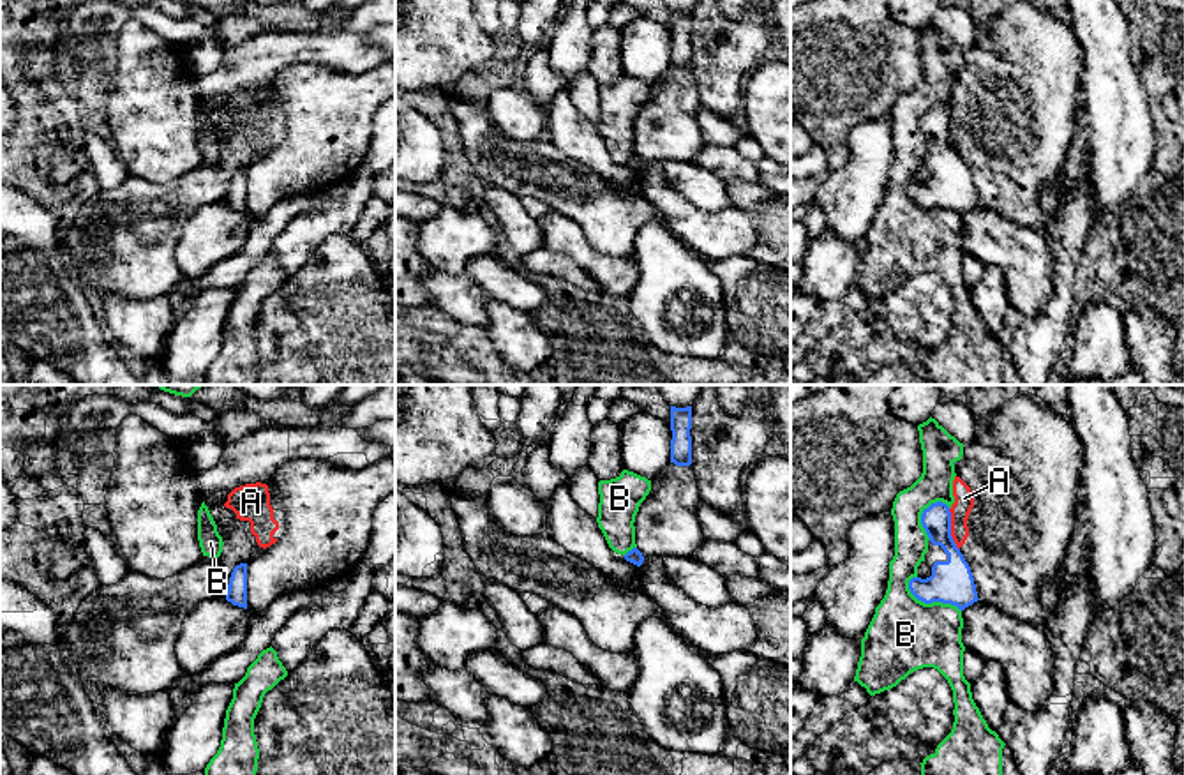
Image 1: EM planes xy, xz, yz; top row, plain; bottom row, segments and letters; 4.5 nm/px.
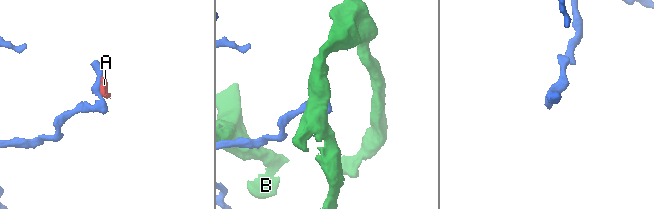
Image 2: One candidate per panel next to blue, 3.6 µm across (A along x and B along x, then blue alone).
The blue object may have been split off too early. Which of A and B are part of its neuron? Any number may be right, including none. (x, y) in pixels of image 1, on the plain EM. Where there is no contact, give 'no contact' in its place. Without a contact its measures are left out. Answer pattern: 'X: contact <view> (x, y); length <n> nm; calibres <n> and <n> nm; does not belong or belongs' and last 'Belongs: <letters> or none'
A: contact yz (950, 135); length 200 nm; calibres 200 and 100 nm; does not belong
B: contact yz (930, 207); length 280 nm; calibres 200 and 340 nm; does not belong
Belongs: none

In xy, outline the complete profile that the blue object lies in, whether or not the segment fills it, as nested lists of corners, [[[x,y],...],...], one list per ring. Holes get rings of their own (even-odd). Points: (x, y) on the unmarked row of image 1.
[[[240,168],[233,173],[226,205],[233,210],[247,214],[247,168]]]

